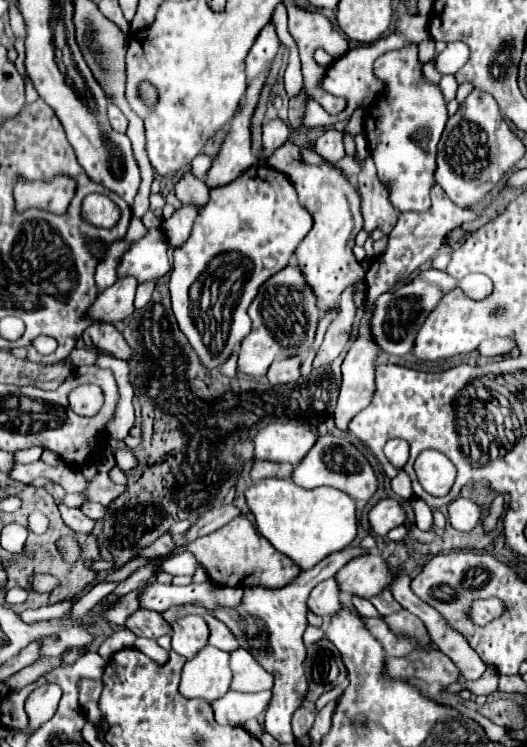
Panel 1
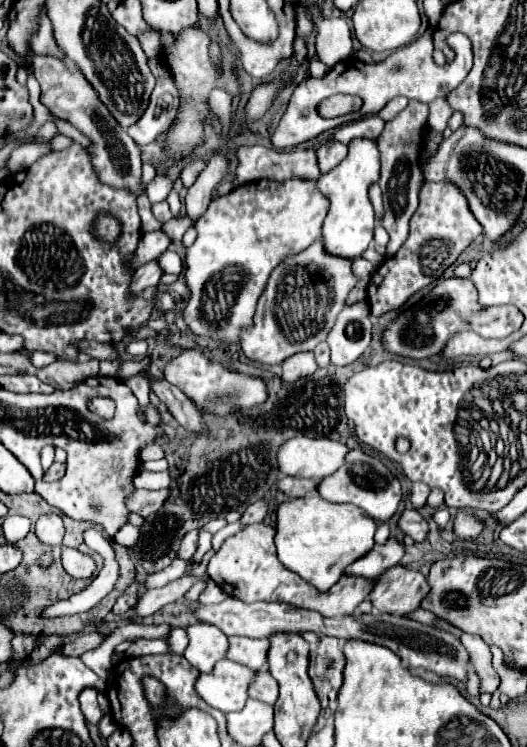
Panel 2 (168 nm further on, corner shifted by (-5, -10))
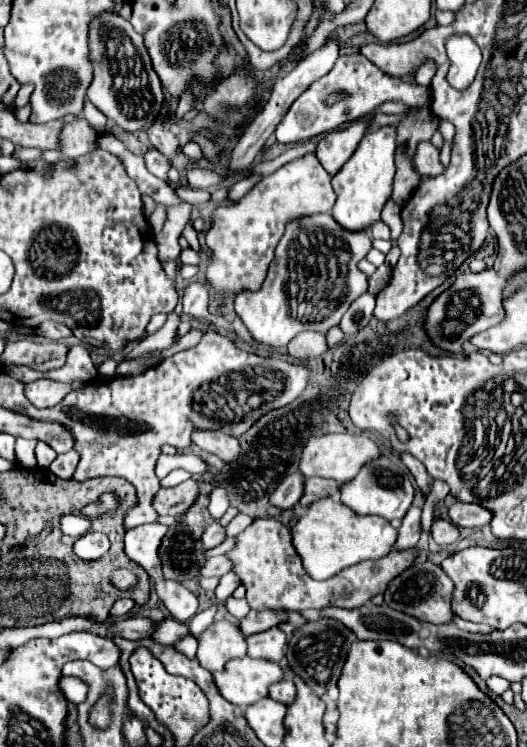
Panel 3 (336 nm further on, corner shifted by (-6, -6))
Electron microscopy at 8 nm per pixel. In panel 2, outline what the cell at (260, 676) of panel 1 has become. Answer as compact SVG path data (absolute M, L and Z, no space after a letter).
M258 671L248 693L250 693L252 699L258 699L258 701L268 703L268 705L274 705L276 699L278 699L278 683L270 673Z

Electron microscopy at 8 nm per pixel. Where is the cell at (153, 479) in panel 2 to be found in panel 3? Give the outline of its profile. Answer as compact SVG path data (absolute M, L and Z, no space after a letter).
M173 471L169 473L165 479L161 479L161 487L171 487L171 485L177 485L181 481L185 481L191 478L191 474L187 471Z

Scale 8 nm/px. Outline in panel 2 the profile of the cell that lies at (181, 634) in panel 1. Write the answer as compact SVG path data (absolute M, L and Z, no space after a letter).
M196 623L188 627L190 645L184 651L184 657L202 673L212 671L214 663L226 657L228 637L210 623Z

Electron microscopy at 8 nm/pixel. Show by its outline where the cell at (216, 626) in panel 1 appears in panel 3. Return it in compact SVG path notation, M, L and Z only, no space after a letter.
M279 627L247 637L247 655L279 663L283 659L285 633Z

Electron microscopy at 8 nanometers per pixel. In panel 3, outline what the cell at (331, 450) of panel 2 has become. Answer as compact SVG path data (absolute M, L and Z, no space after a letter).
M315 435L309 437L303 445L301 451L301 459L299 459L299 471L305 477L327 477L333 479L337 483L345 483L349 479L353 479L353 475L357 475L361 463L367 463L369 459L377 459L381 453L377 449L377 445L363 435Z

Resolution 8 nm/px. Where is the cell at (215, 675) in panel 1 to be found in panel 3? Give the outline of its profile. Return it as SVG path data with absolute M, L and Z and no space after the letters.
M231 659L225 671L213 673L213 681L223 699L237 707L249 707L255 701L267 697L271 683L283 679L283 669L279 663L265 659Z

